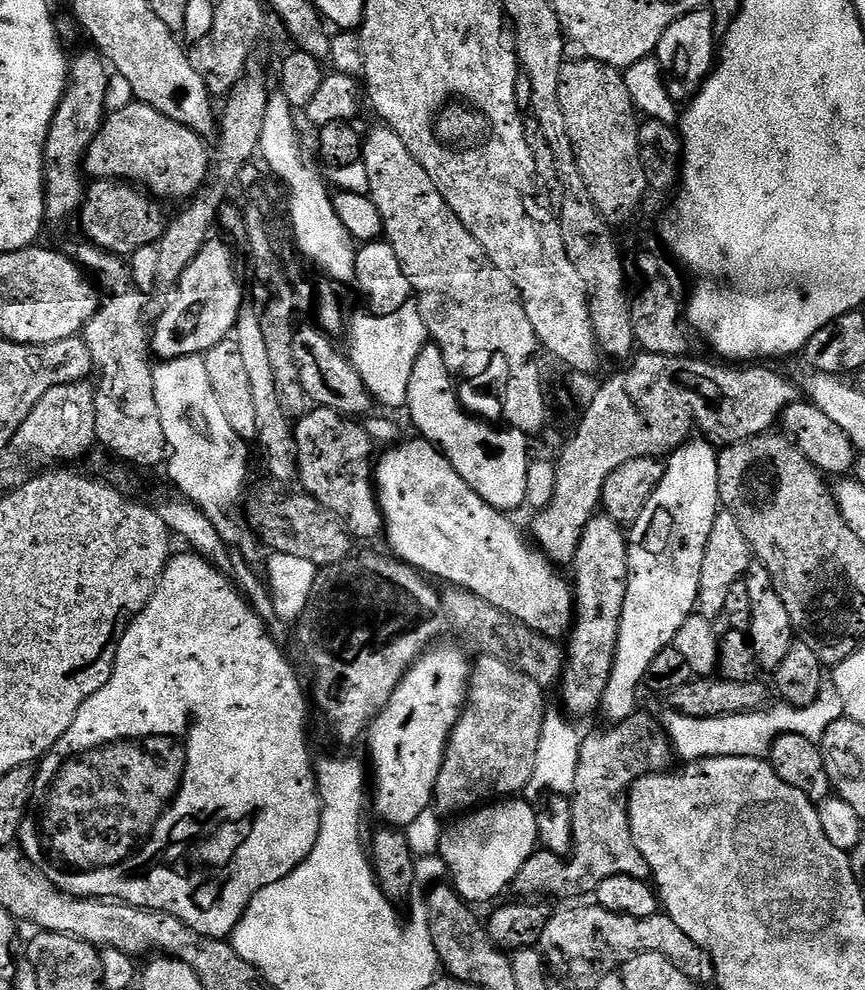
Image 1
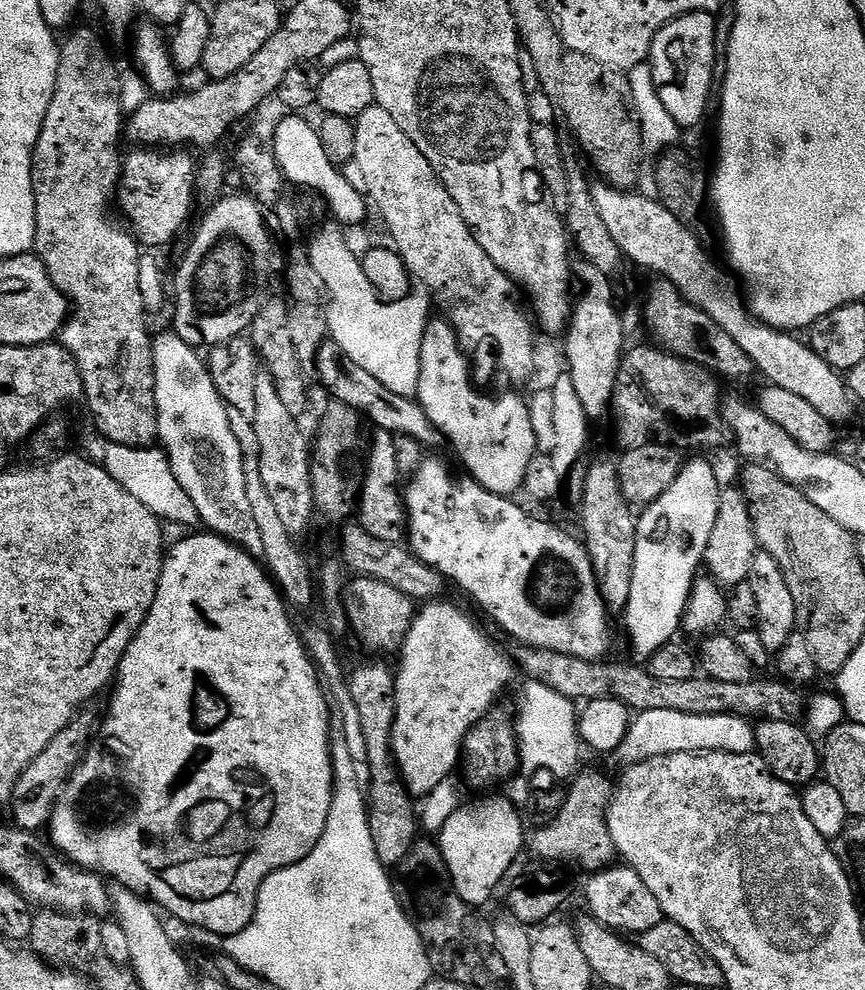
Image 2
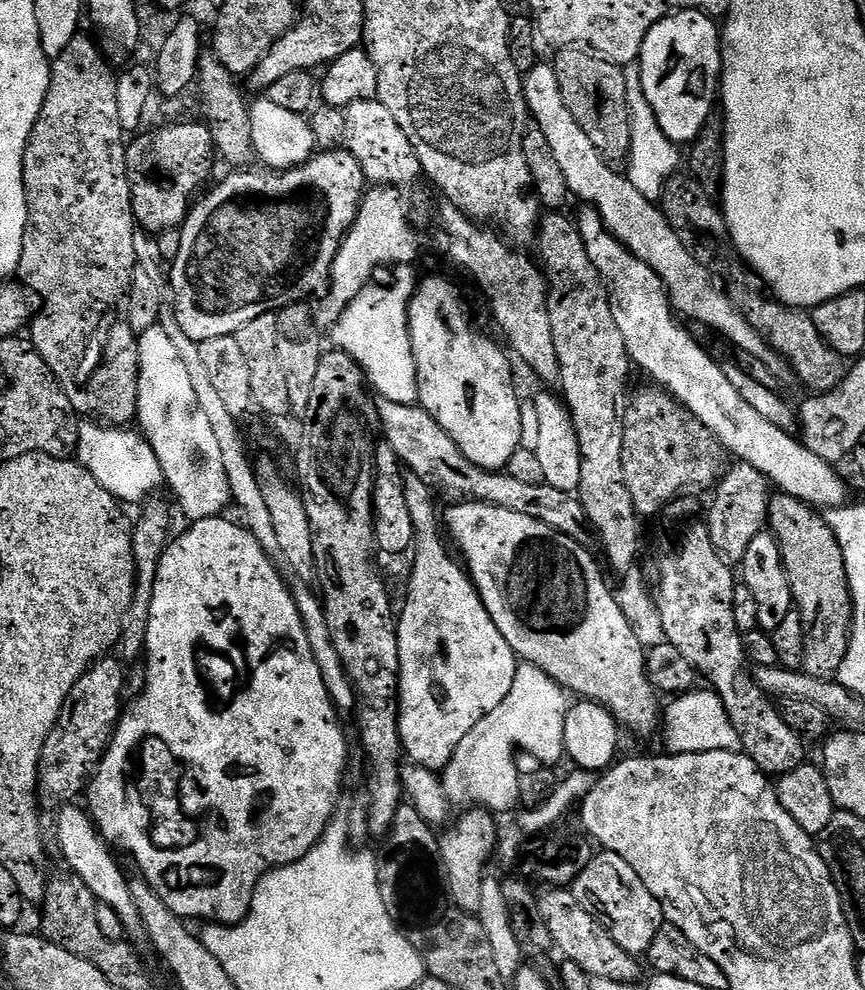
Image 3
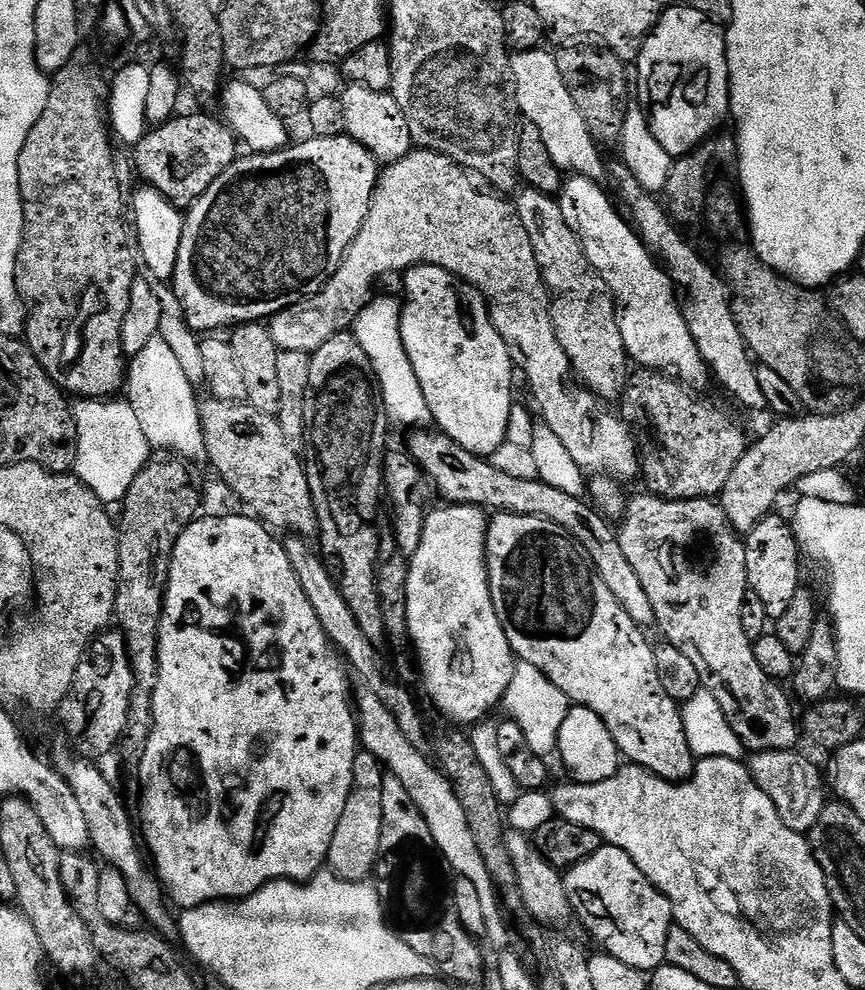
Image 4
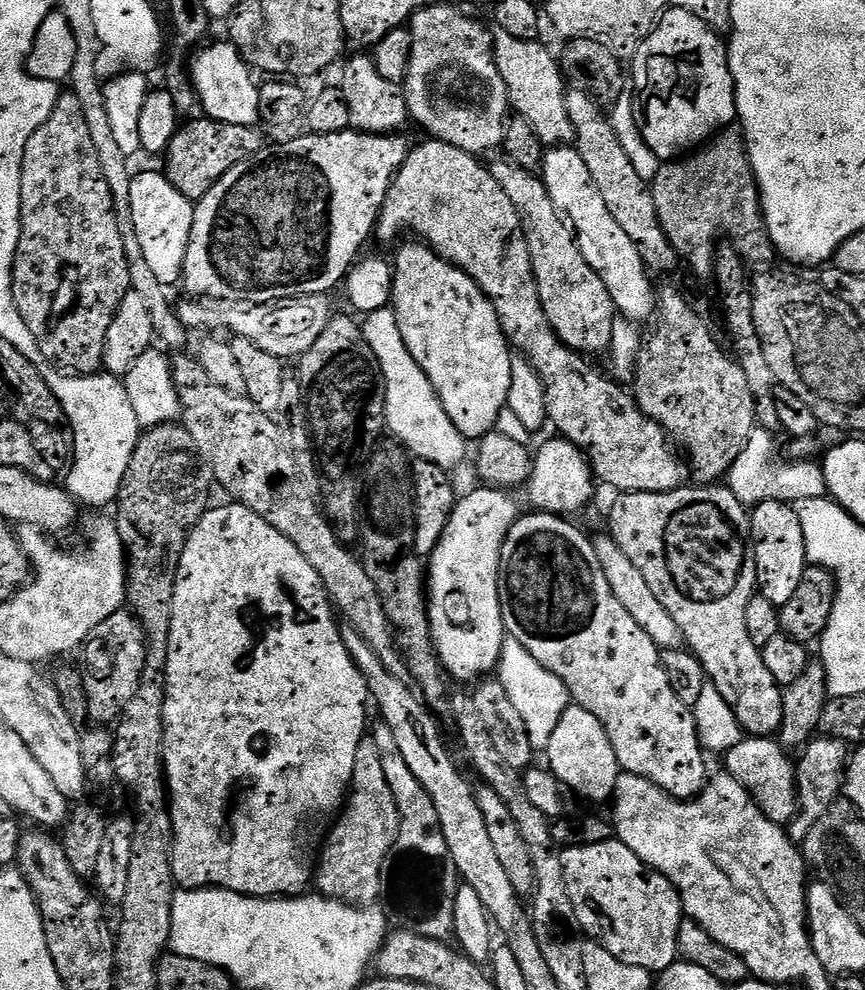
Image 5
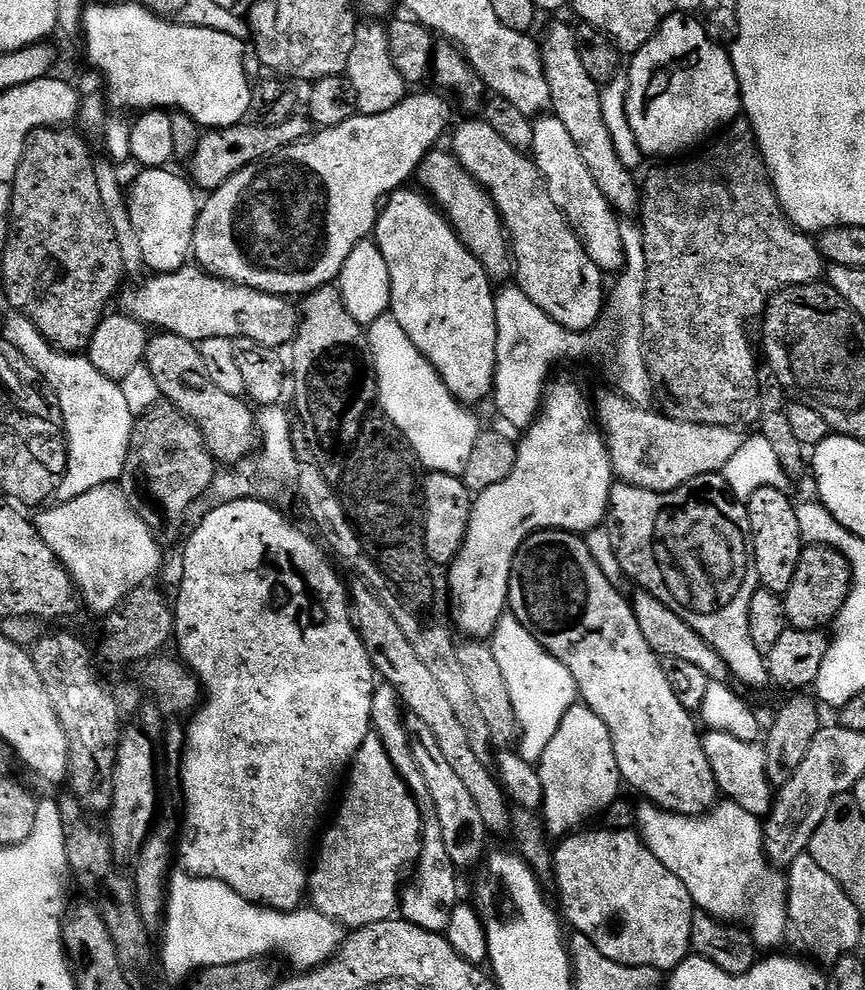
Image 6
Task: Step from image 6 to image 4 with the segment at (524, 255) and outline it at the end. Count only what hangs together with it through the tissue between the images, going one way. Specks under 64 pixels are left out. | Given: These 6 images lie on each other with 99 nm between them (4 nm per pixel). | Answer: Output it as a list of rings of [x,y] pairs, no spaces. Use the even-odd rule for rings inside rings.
[[[524,186],[515,193],[514,203],[516,213],[522,218],[522,226],[526,226],[526,234],[530,234],[530,242],[534,246],[534,254],[538,258],[540,273],[544,279],[544,285],[548,288],[554,334],[558,334],[558,342],[562,342],[562,350],[566,350],[572,368],[575,369],[576,375],[584,387],[605,402],[619,401],[630,375],[630,359],[623,346],[621,331],[618,330],[615,302],[608,292],[606,282],[591,268],[576,232],[566,224],[559,199]]]

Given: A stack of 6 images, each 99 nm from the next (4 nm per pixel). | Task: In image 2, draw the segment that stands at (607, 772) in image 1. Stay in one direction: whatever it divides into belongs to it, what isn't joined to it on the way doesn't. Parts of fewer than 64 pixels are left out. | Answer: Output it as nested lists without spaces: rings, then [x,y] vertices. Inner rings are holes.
[[[581,771],[565,791],[564,801],[544,828],[530,838],[530,850],[542,860],[558,862],[562,859],[577,864],[588,874],[595,874],[611,867],[618,853],[610,838],[607,811],[614,791],[613,781],[598,772]]]

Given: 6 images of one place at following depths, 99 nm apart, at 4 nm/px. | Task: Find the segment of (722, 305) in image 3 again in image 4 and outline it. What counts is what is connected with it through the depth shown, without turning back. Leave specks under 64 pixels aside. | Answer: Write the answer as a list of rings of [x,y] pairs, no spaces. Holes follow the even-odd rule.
[[[539,46],[512,56],[512,81],[516,87],[516,105],[520,108],[520,115],[527,123],[538,126],[548,153],[562,173],[603,181],[606,160],[600,157],[601,145],[592,137],[586,118],[582,118],[582,110],[578,110],[574,98],[570,98],[570,90],[566,90],[566,82],[562,82],[555,55],[543,50]]]

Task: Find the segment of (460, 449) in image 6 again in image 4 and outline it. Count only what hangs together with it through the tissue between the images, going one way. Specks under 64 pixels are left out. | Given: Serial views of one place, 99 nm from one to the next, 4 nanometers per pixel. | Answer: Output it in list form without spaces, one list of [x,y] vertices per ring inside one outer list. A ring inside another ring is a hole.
[[[388,296],[382,297],[381,300],[373,299],[365,304],[356,319],[354,335],[374,366],[389,421],[393,425],[405,424],[408,430],[412,430],[417,426],[427,425],[432,415],[426,406],[426,394],[422,394],[422,386],[418,386],[418,374],[414,374],[414,366],[402,346],[400,305],[399,299],[391,300]]]

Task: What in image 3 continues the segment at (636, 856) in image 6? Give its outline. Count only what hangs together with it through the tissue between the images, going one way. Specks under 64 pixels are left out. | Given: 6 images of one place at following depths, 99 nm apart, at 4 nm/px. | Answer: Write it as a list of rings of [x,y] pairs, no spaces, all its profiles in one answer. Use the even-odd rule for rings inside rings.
[[[601,851],[599,854],[593,855],[590,866],[586,866],[586,870],[582,870],[580,877],[570,885],[570,890],[574,894],[574,898],[578,898],[578,902],[586,910],[586,914],[594,914],[594,918],[599,920],[607,918],[604,920],[606,930],[612,935],[614,942],[618,942],[618,946],[622,946],[622,950],[640,958],[648,953],[654,942],[654,934],[658,927],[658,921],[656,921],[656,916],[658,920],[658,905],[656,899],[650,894],[650,890],[636,886],[633,887],[632,892],[632,912],[636,915],[636,920],[631,920],[628,916],[620,916],[623,914],[624,908],[620,905],[620,892],[616,889],[616,883],[619,880],[631,881],[632,879],[632,867],[622,858],[618,858],[618,854]]]

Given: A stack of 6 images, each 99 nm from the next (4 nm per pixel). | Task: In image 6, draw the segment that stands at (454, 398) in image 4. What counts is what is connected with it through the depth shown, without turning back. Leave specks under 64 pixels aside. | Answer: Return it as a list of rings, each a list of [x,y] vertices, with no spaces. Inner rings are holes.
[[[405,186],[393,192],[376,217],[374,241],[390,272],[390,314],[398,326],[406,330],[406,338],[410,338],[410,342],[414,342],[414,346],[418,346],[421,354],[434,366],[453,396],[465,406],[476,406],[472,404],[491,397],[496,377],[498,330],[494,281],[486,274],[482,262],[478,262],[478,258],[474,258],[474,254],[470,254],[460,241],[444,213],[421,191],[413,188]]]

